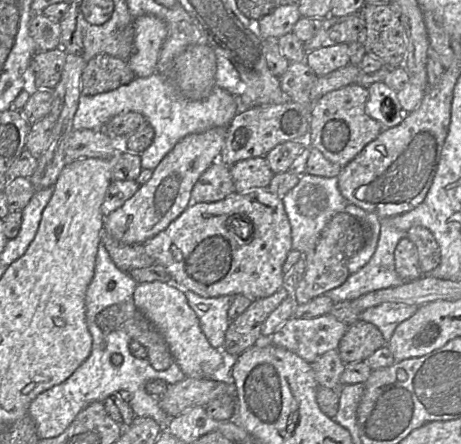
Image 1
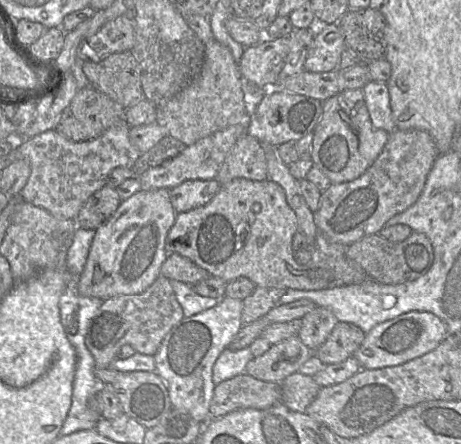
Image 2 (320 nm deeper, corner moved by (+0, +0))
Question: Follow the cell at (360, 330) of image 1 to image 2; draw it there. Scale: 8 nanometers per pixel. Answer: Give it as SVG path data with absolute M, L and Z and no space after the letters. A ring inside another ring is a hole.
M338 322L326 341L313 354L325 365L336 364L352 357L365 338L365 333L358 326Z

